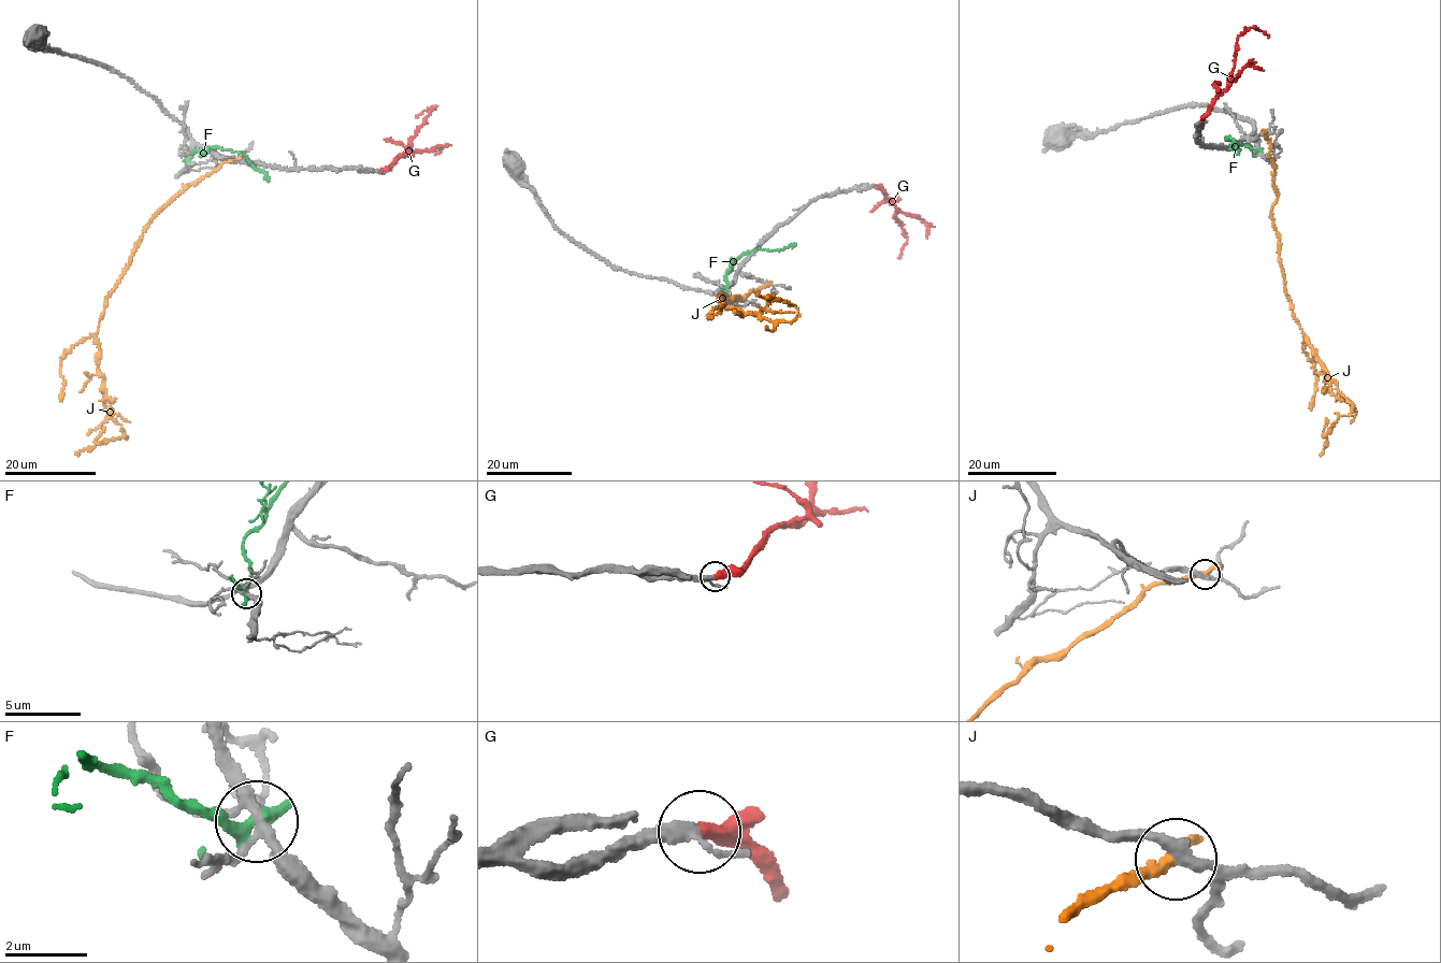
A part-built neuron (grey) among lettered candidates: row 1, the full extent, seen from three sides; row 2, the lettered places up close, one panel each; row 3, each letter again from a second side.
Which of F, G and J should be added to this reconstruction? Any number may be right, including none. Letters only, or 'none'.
G

